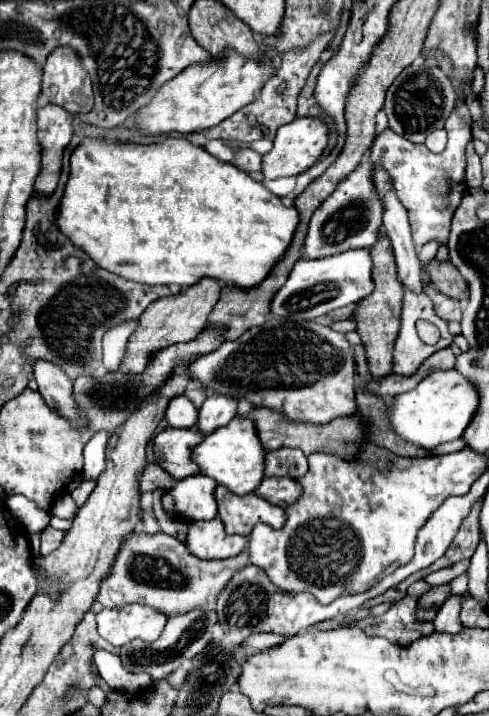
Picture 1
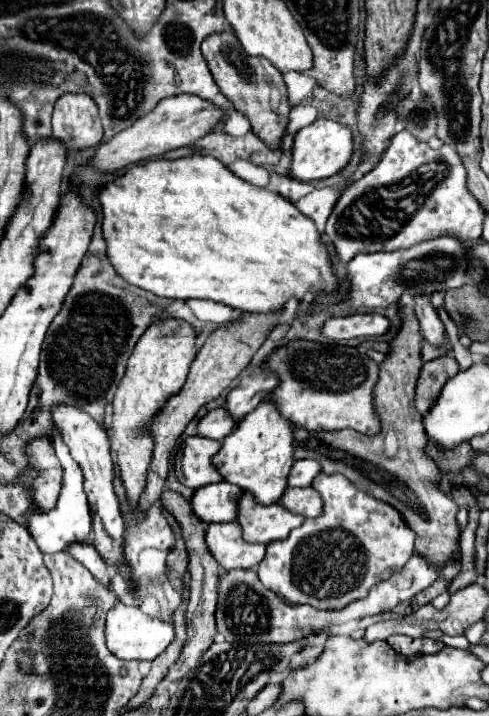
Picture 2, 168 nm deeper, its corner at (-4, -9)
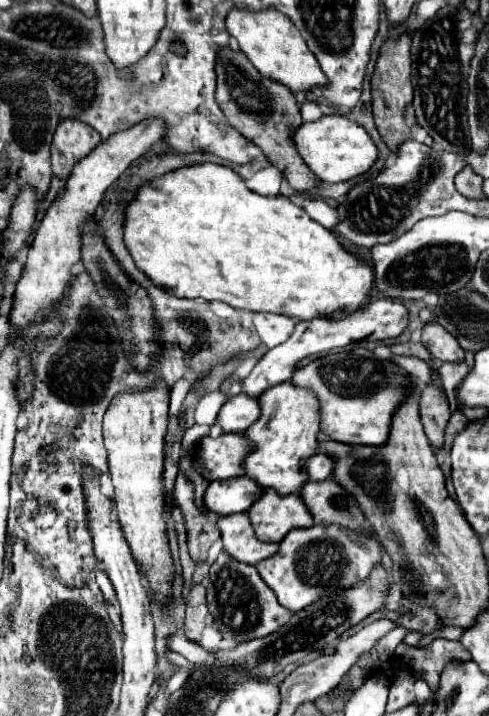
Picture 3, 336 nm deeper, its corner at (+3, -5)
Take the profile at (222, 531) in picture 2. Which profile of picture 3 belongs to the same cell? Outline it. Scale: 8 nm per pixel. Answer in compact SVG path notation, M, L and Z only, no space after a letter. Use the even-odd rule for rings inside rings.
M233 513L219 519L223 547L237 561L255 565L277 553L279 543L263 543L255 537L253 525L247 513Z

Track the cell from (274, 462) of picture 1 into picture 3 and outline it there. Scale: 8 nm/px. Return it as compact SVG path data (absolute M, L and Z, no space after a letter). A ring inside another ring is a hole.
M325 453L313 455L313 459L307 459L307 471L311 481L323 481L333 475L333 459Z

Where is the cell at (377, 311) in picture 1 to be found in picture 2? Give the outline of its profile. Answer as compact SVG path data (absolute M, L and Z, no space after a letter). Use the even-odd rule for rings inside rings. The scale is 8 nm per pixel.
M398 303L398 315L402 327L390 341L390 351L380 363L380 379L374 387L374 407L382 409L384 405L380 405L378 399L388 399L388 417L382 417L380 433L372 437L356 433L352 429L310 433L306 429L296 427L294 459L314 459L322 465L324 473L342 473L360 491L396 507L418 535L416 553L442 567L454 555L458 545L458 505L448 495L436 489L440 471L434 461L424 453L424 445L428 443L428 439L424 439L424 427L420 423L422 415L414 409L412 403L416 375L422 367L420 341L424 341L418 327L418 319L414 311L402 303Z

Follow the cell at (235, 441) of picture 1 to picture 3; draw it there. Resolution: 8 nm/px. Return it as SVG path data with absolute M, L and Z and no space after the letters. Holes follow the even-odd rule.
M279 383L259 397L261 417L245 435L255 445L255 451L245 459L243 467L251 479L265 489L275 489L279 495L299 493L309 481L305 463L317 453L319 447L319 399L313 391L293 383Z

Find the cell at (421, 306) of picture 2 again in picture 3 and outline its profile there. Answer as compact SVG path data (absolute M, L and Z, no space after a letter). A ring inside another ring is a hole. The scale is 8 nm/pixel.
M439 323L425 325L421 341L429 349L433 359L441 363L461 363L465 359L465 351L459 347L457 339L453 339L453 335L449 335Z

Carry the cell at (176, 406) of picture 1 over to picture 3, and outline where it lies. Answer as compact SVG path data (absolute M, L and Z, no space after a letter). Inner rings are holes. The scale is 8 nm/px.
M245 393L231 397L219 411L217 423L225 433L245 433L261 415L259 399L249 397Z

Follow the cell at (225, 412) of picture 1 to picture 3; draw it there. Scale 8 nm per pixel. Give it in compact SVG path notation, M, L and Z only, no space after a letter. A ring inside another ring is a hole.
M381 297L381 299L375 299L369 305L365 305L363 311L357 311L353 315L317 317L317 319L311 319L311 321L299 321L295 325L293 335L285 343L269 349L259 359L259 363L253 367L253 371L241 381L243 393L247 393L251 397L259 397L265 389L269 389L277 383L283 383L283 381L291 381L293 371L297 369L297 363L305 357L323 355L323 353L329 353L335 347L345 347L349 343L357 343L357 341L363 341L367 337L369 337L369 341L395 339L405 331L407 319L409 319L409 311L399 299Z

